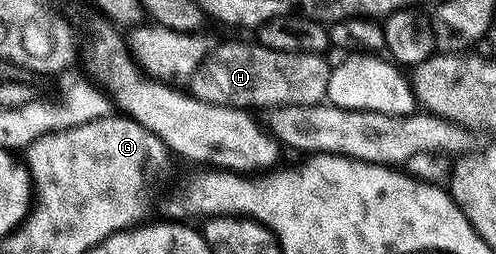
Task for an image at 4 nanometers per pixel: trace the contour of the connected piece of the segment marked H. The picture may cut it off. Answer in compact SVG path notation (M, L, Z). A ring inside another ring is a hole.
M222 43L213 48L206 60L188 80L189 94L200 101L225 107L287 107L312 105L326 99L332 68L326 55L316 53L280 53L276 49L250 43Z

